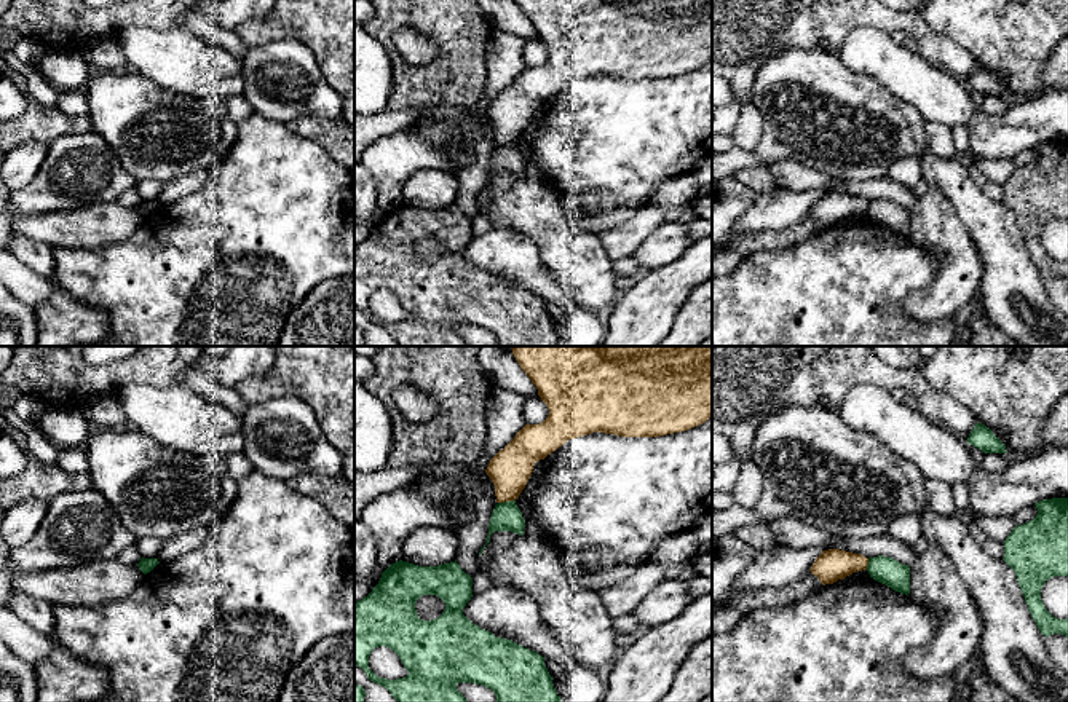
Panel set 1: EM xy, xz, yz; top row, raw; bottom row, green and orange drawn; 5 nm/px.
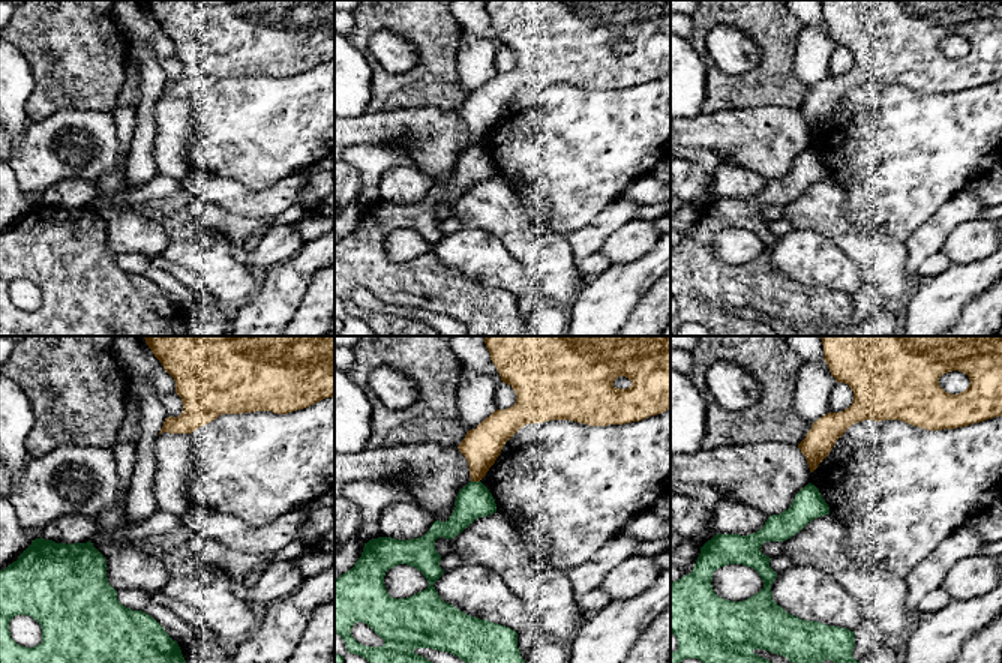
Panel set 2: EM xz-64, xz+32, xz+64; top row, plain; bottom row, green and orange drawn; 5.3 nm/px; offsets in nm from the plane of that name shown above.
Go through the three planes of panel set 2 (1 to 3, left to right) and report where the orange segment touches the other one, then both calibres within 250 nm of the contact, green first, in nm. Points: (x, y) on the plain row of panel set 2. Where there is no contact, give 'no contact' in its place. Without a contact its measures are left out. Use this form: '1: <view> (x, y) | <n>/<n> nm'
1: no contact
2: xz+32 (476, 146) | 190/200 nm
3: no contact

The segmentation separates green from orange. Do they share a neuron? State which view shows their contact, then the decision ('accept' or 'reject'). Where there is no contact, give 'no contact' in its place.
xz | reject

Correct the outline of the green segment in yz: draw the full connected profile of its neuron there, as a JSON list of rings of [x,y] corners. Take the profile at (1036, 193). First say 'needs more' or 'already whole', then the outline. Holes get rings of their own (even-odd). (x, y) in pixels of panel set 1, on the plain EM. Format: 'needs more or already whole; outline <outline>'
already whole; outline [[[1068,140],[1042,142],[1034,148],[1038,158],[1017,168],[1006,180],[1003,203],[1015,214],[1041,276],[1062,276],[1068,281],[1068,262],[1054,260],[1041,243],[1047,222],[1068,220]]]

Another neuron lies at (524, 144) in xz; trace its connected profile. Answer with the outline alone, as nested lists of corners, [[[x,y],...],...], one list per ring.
[[[544,102],[536,104],[525,131],[516,142],[516,147],[520,152],[522,160],[525,163],[524,177],[532,179],[532,180],[541,179],[540,166],[532,152],[532,144],[540,128],[543,126],[546,115],[548,115],[548,105]]]

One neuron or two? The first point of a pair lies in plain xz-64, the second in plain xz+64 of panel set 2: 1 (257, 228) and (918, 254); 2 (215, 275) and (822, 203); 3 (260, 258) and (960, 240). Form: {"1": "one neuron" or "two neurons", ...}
{"1": "one neuron", "2": "one neuron", "3": "one neuron"}

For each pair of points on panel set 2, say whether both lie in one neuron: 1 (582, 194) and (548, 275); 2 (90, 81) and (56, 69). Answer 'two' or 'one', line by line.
1: two
2: one

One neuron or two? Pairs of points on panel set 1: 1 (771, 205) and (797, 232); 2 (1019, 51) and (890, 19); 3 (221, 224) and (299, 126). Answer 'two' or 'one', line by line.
1: two
2: two
3: two

